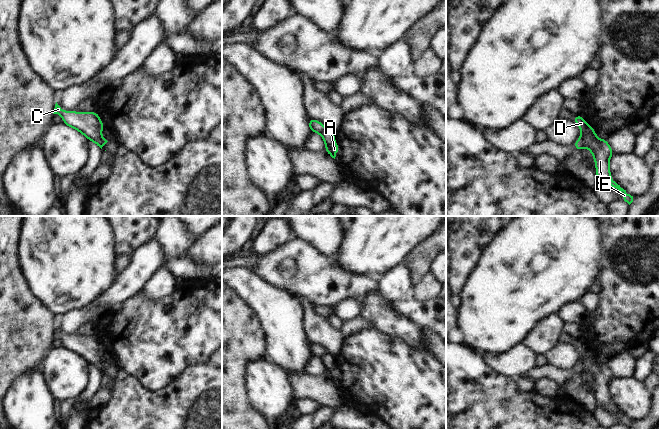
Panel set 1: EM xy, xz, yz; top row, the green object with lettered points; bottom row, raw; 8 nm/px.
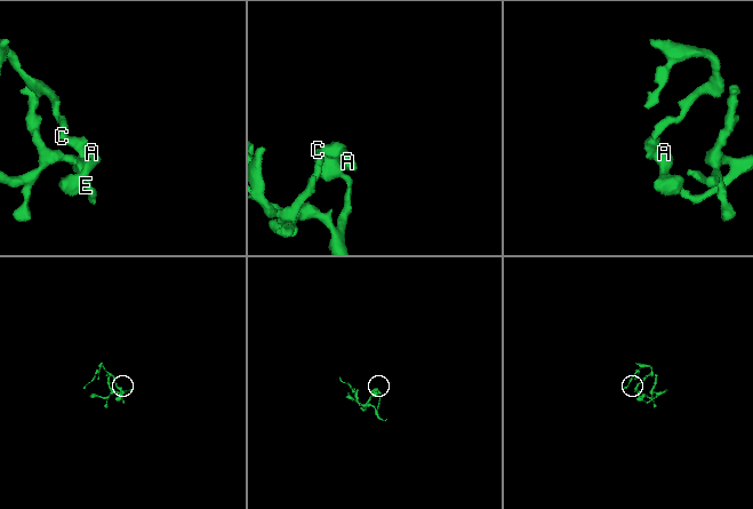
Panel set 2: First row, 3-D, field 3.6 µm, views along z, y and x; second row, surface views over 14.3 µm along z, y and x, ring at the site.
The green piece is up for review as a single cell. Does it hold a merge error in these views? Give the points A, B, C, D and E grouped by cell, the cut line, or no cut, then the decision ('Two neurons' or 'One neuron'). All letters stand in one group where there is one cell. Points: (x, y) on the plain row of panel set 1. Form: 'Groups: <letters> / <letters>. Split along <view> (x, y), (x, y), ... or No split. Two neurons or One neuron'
Groups: A B E / C D. Split along yz (594, 354), (588, 355), (583, 360), (583, 370). Two neurons

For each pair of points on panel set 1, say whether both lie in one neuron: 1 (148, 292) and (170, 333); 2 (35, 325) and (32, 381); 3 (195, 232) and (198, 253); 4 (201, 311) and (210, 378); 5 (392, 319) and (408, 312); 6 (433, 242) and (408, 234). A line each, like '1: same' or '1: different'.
1: different
2: different
3: different
4: different
5: different
6: different

